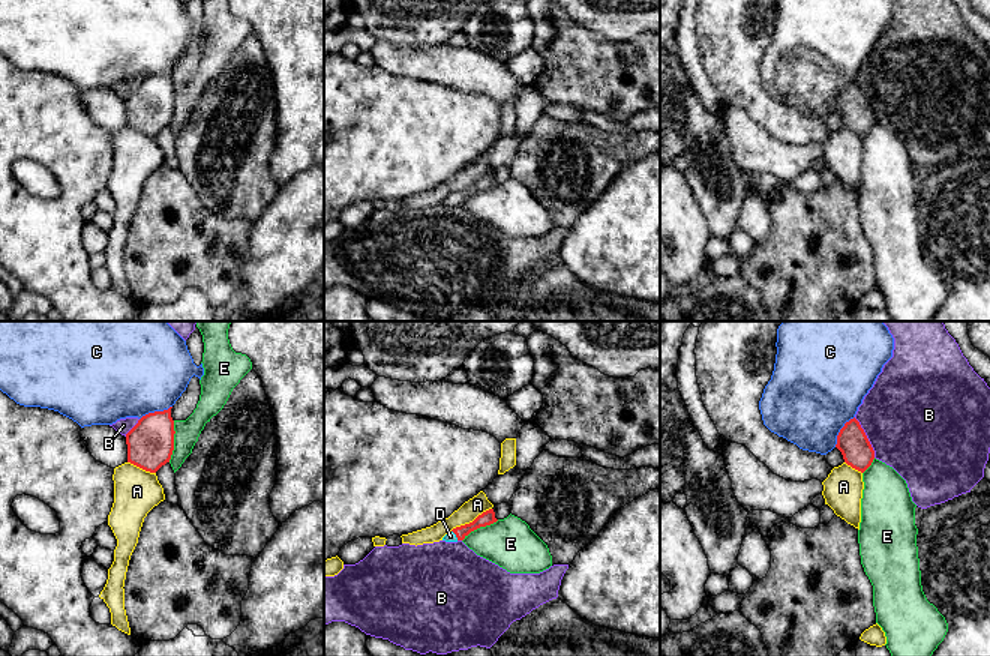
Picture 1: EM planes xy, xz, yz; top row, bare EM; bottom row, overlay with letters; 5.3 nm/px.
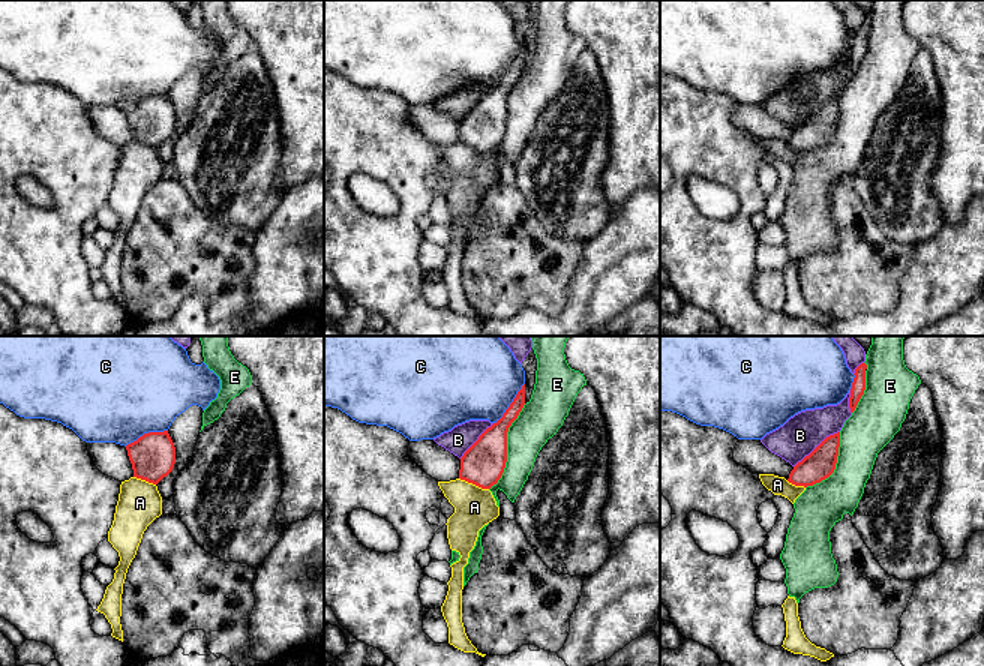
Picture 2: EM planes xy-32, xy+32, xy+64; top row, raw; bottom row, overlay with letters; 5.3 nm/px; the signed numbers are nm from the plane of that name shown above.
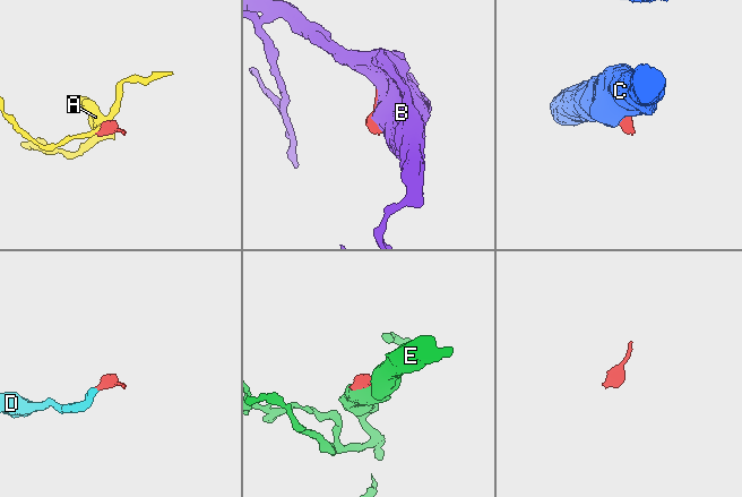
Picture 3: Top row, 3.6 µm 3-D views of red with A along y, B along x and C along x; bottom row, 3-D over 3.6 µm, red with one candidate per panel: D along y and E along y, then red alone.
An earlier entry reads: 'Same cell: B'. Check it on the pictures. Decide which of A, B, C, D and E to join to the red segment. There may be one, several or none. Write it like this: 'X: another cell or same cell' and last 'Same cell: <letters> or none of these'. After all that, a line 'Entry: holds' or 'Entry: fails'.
A: another cell
B: another cell
C: another cell
D: same cell
E: another cell
Same cell: D
Entry: fails

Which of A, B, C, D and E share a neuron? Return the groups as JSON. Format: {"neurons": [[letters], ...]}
{"neurons": [["A"], ["B"], ["C"], ["D"], ["E"]]}

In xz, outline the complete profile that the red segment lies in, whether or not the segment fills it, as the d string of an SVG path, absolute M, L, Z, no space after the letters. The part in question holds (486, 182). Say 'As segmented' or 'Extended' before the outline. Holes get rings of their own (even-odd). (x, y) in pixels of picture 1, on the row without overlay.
Extended. M489 173L489 174L483 176L482 179L478 179L472 186L456 191L452 195L448 195L442 201L442 204L446 204L446 206L464 204L471 195L474 195L474 194L477 194L480 191L490 189L490 188L494 188L496 185L498 183L495 182L494 173Z

